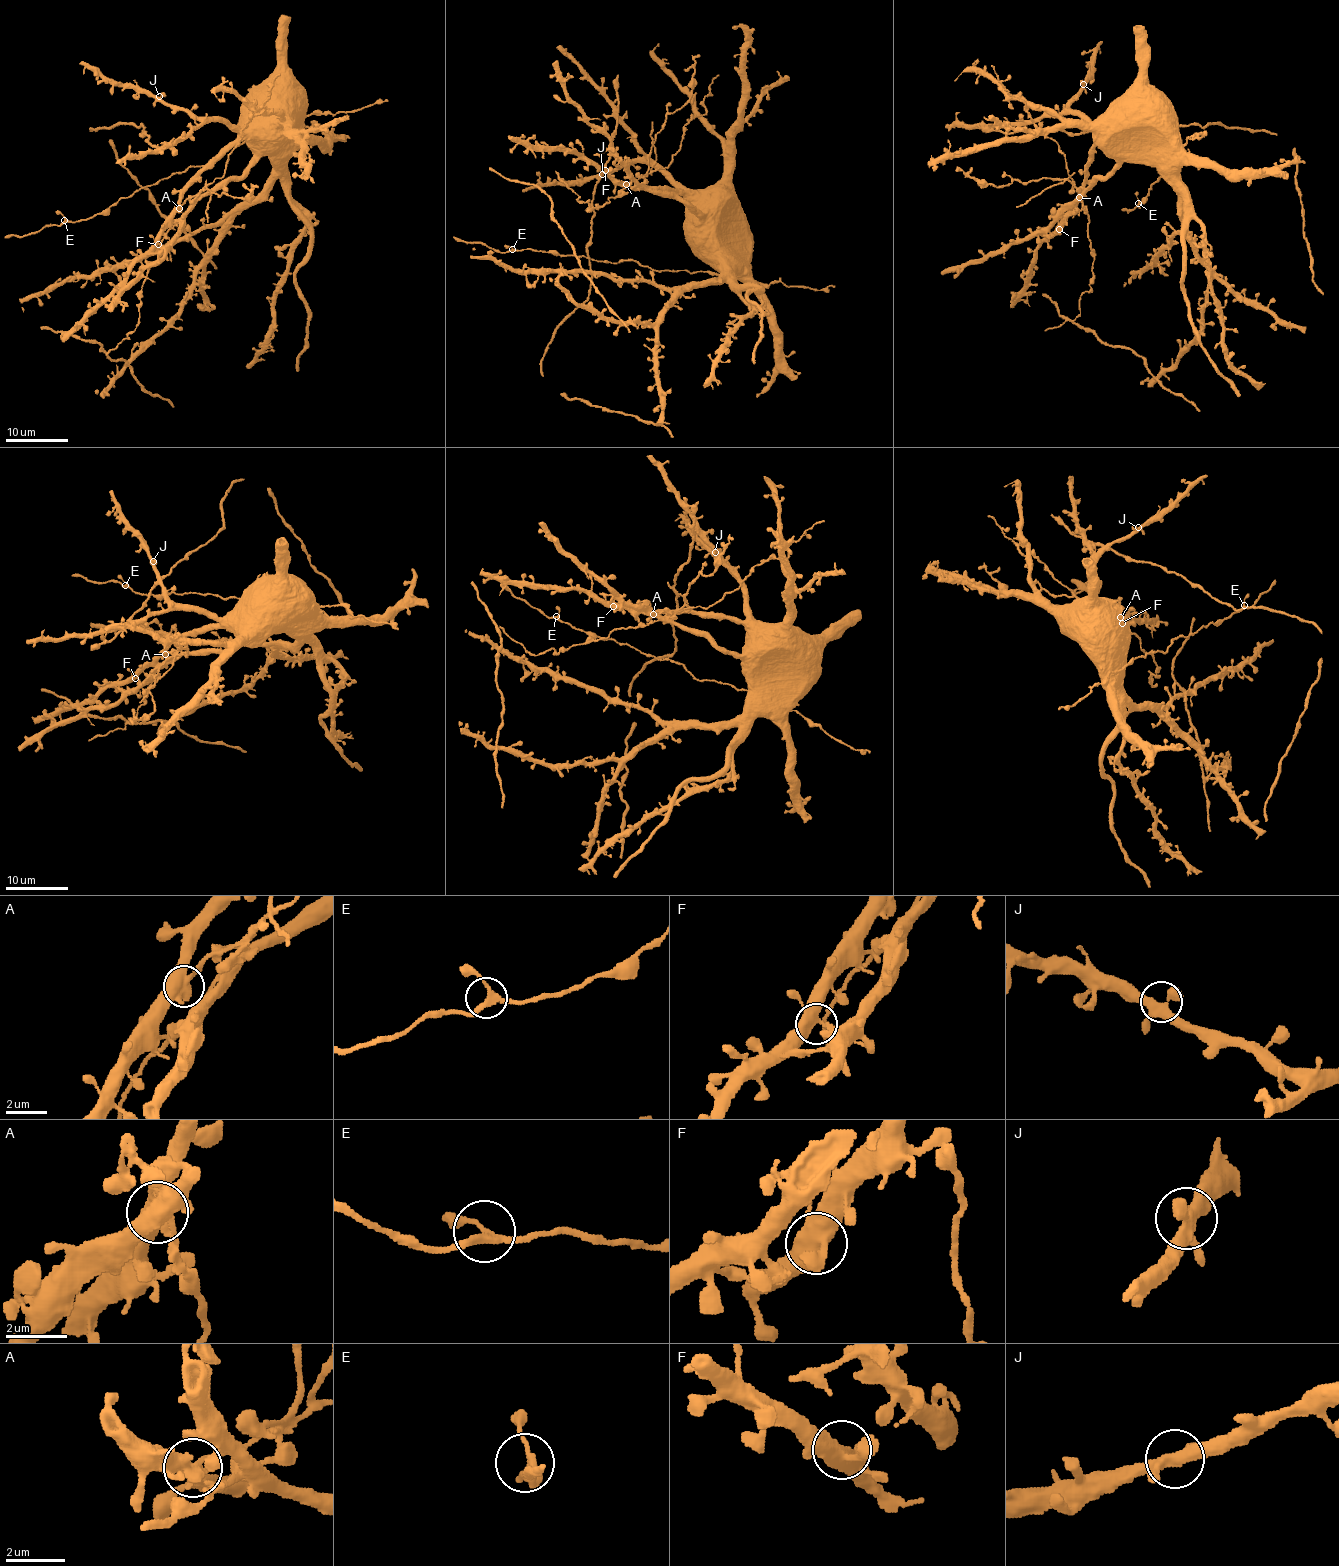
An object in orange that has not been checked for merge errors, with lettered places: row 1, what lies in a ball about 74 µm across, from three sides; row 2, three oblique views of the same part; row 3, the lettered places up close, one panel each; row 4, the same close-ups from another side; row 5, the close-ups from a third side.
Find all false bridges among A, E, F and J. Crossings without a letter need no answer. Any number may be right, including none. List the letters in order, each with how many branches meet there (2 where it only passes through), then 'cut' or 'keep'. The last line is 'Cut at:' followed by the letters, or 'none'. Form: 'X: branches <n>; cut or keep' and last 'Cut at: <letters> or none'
A: branches 4; cut
E: branches 3; keep
F: branches 4; keep
J: branches 4; keep
Cut at: A

